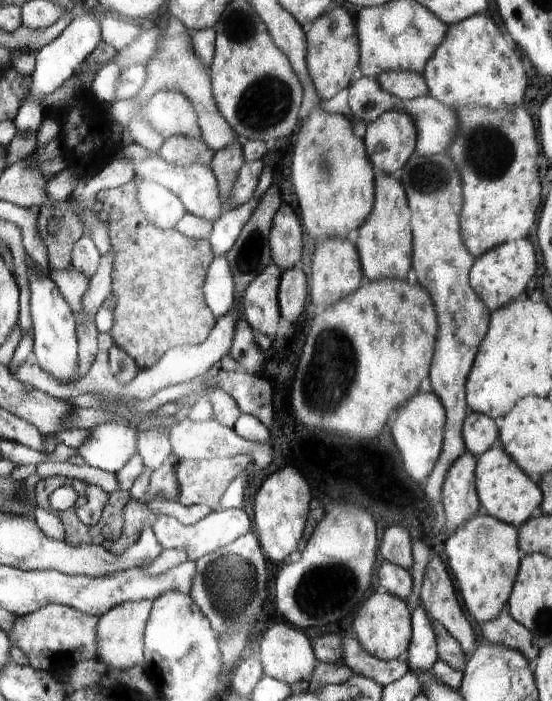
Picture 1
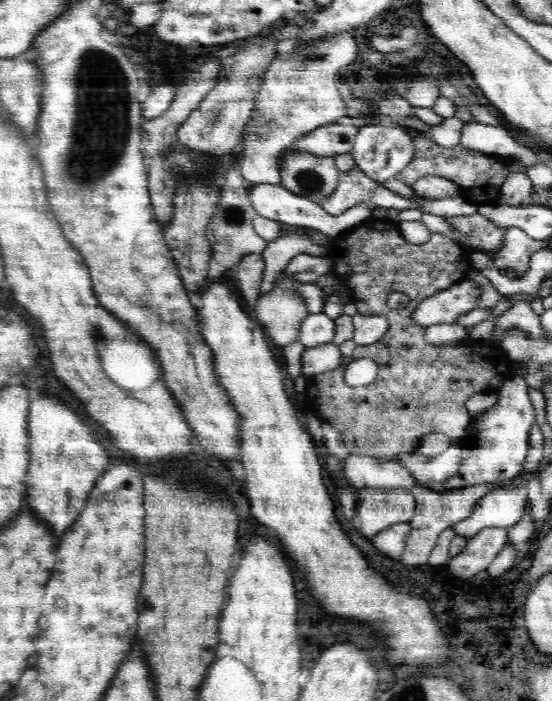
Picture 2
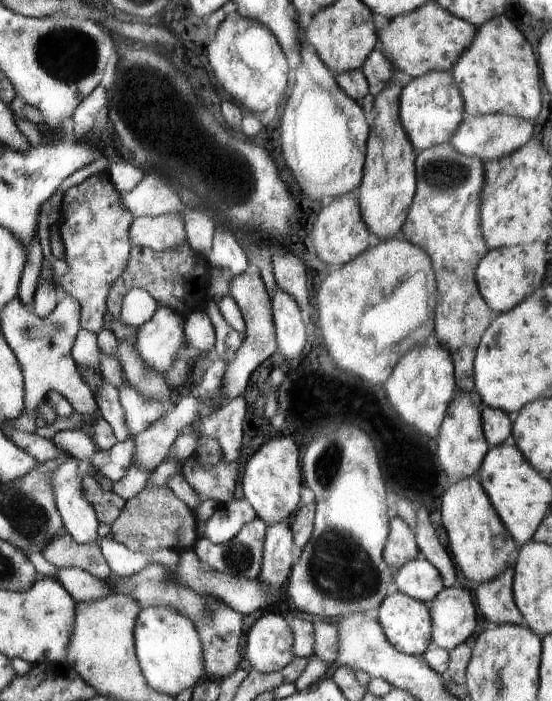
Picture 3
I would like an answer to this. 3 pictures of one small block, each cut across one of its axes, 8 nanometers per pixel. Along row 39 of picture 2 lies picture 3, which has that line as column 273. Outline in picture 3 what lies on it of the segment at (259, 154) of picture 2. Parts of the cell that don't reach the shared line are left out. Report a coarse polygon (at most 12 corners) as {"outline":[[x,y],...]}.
{"outline":[[244,271],[230,293],[246,322],[224,372],[226,398],[244,393],[277,352],[272,296]]}

